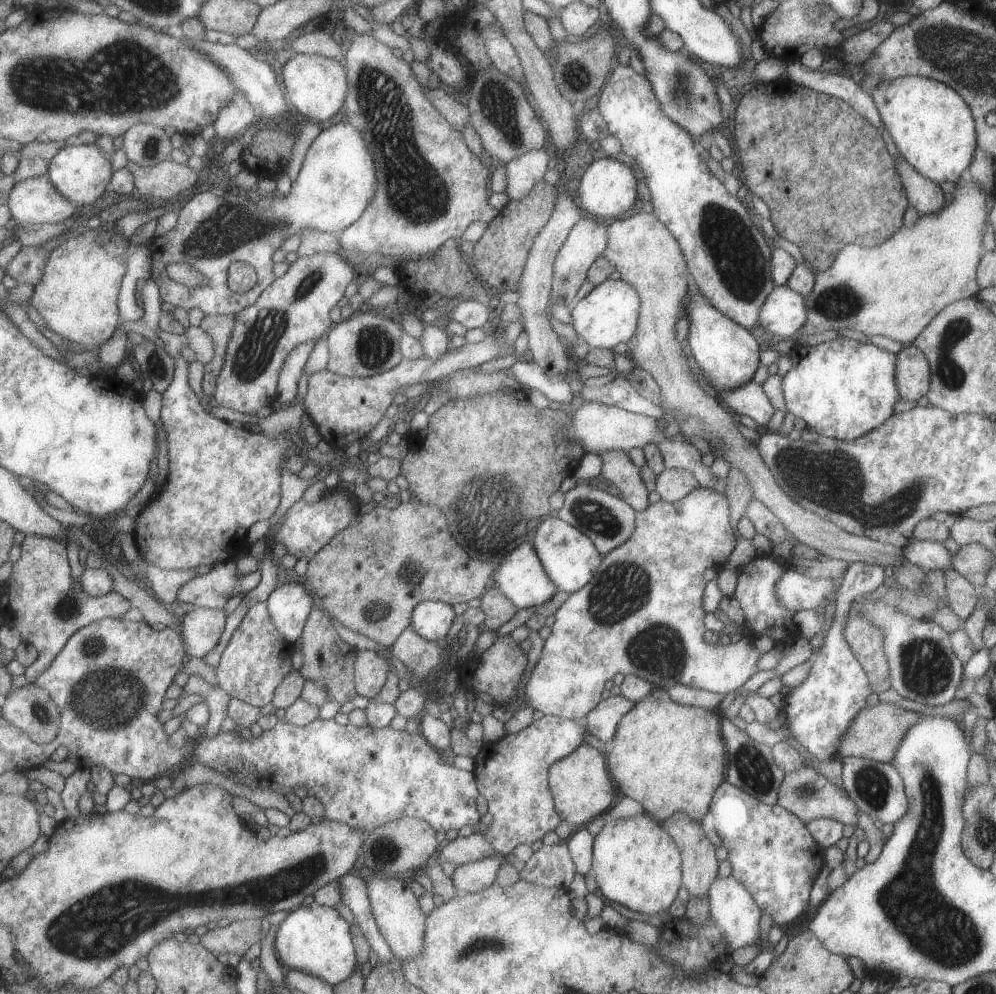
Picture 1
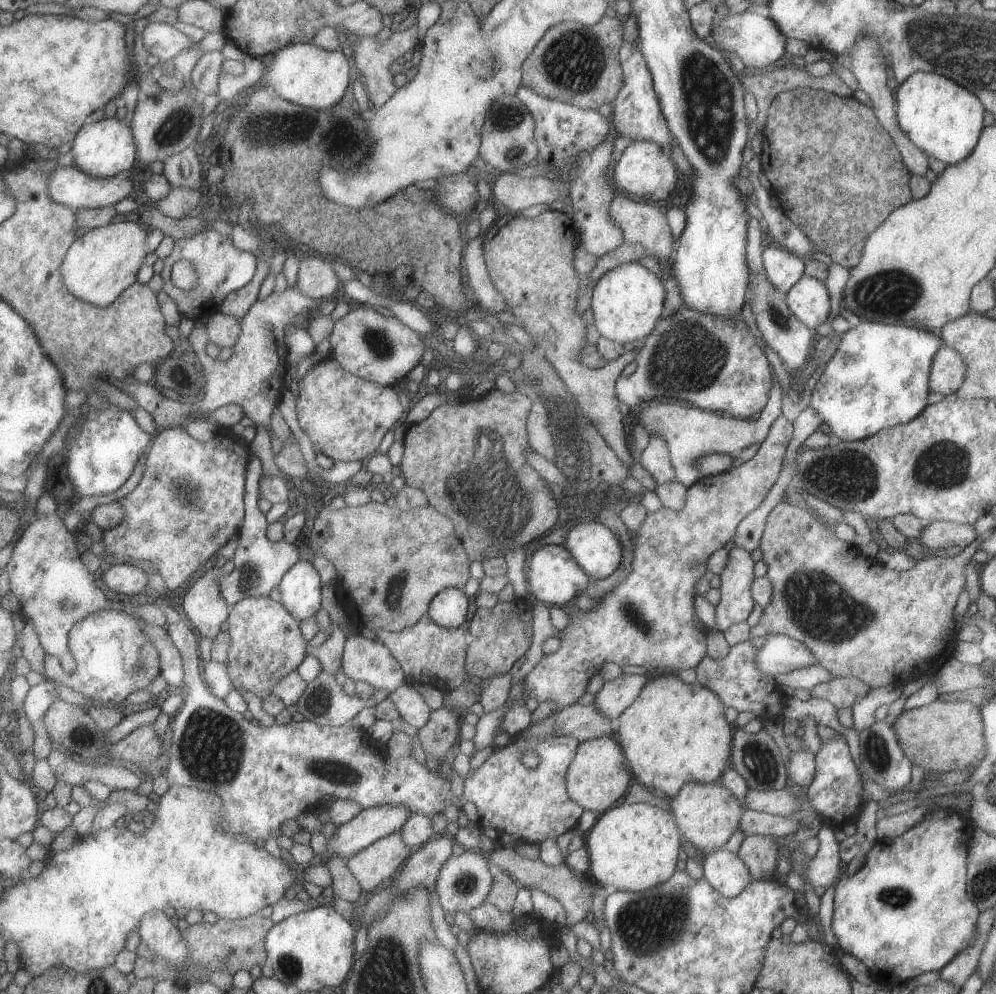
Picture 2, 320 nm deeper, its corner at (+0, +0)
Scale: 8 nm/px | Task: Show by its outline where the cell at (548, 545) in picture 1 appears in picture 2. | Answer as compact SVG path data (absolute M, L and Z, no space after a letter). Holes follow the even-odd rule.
M583 522L569 528L563 540L571 560L591 580L605 579L621 562L621 546L615 534L598 522Z

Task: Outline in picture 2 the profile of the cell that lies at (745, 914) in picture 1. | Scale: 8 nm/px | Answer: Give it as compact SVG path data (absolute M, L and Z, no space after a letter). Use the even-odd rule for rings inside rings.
M725 848L704 856L702 865L703 879L723 898L735 898L751 882L745 864Z

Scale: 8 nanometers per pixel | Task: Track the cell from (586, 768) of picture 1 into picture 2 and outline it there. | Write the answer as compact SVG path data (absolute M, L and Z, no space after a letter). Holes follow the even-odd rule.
M614 735L603 736L579 742L575 756L567 766L566 792L571 801L598 816L620 803L632 781L623 752Z

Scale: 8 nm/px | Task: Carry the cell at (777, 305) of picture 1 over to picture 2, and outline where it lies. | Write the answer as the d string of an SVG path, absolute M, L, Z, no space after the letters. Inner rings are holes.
M804 274L787 290L784 300L789 312L812 330L829 314L829 296L824 282Z

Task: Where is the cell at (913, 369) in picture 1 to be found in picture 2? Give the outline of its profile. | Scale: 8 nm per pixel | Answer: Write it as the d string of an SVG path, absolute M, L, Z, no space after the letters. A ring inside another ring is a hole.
M941 347L931 359L928 387L931 392L948 395L961 386L966 366L955 349Z

